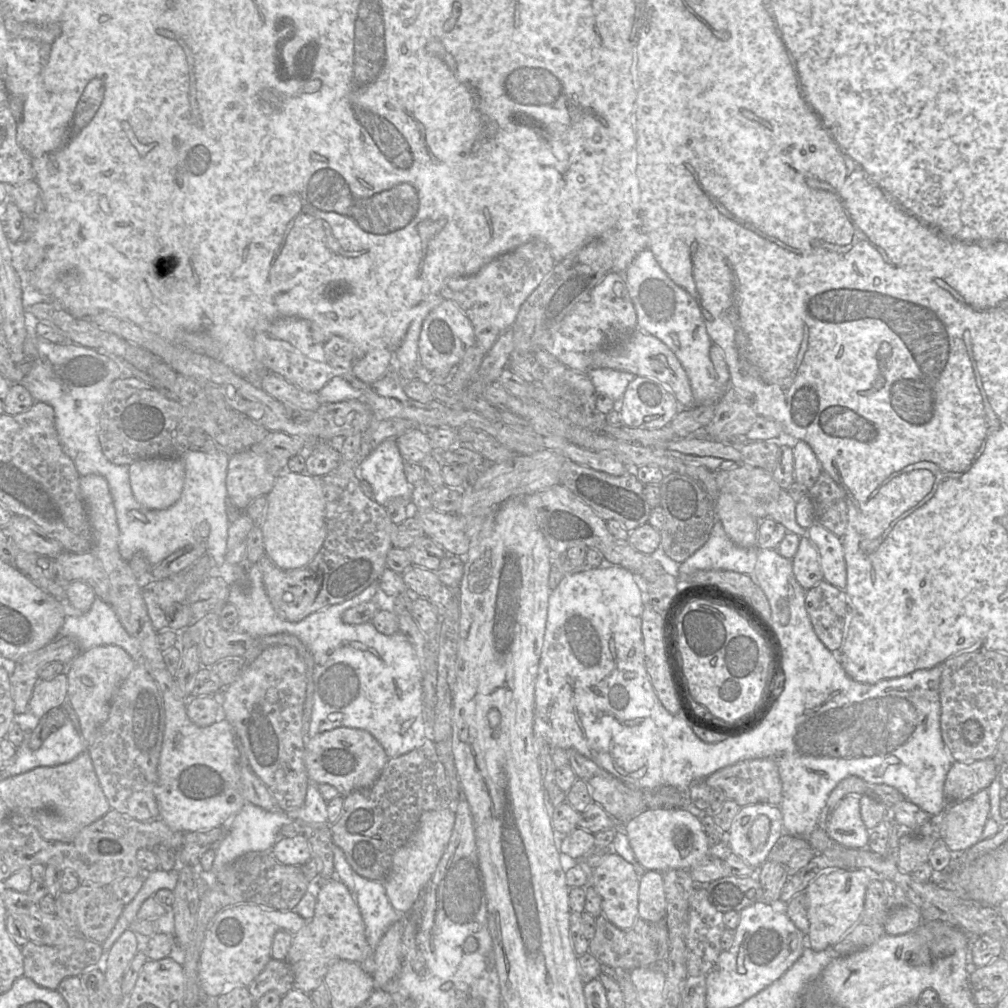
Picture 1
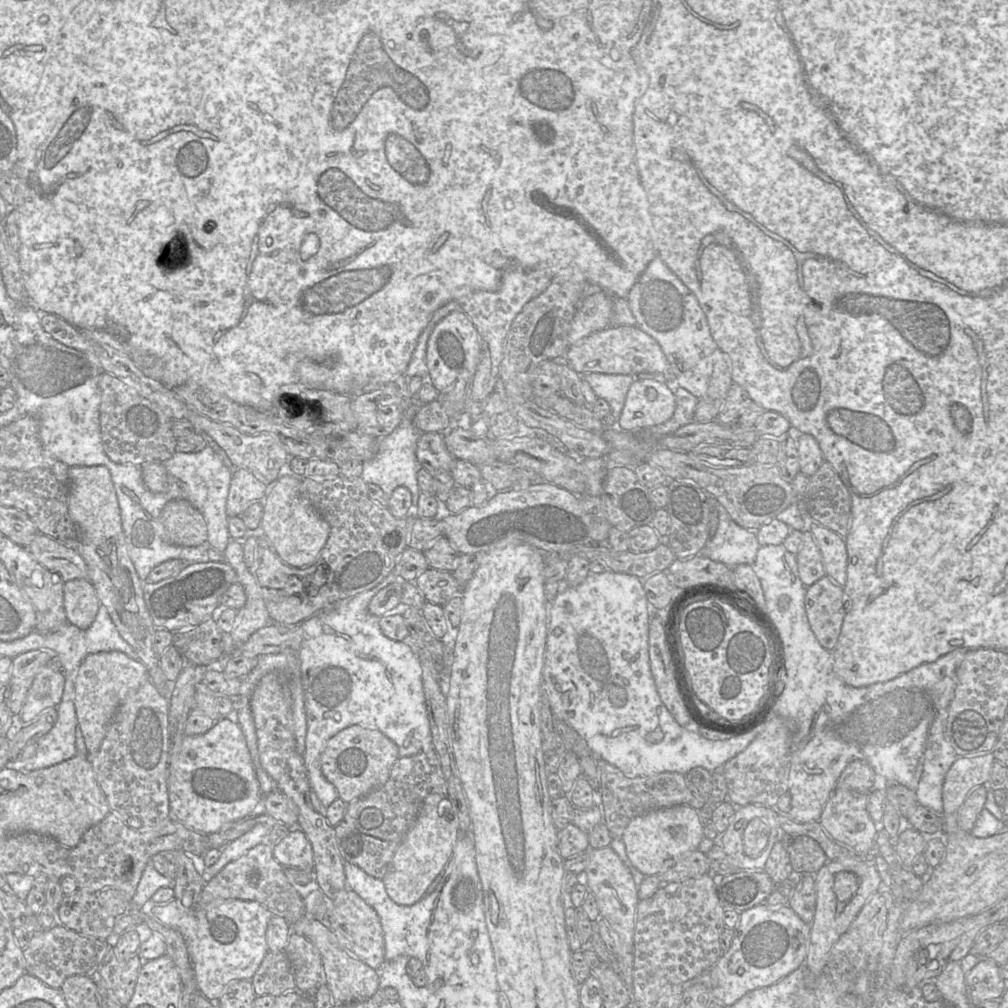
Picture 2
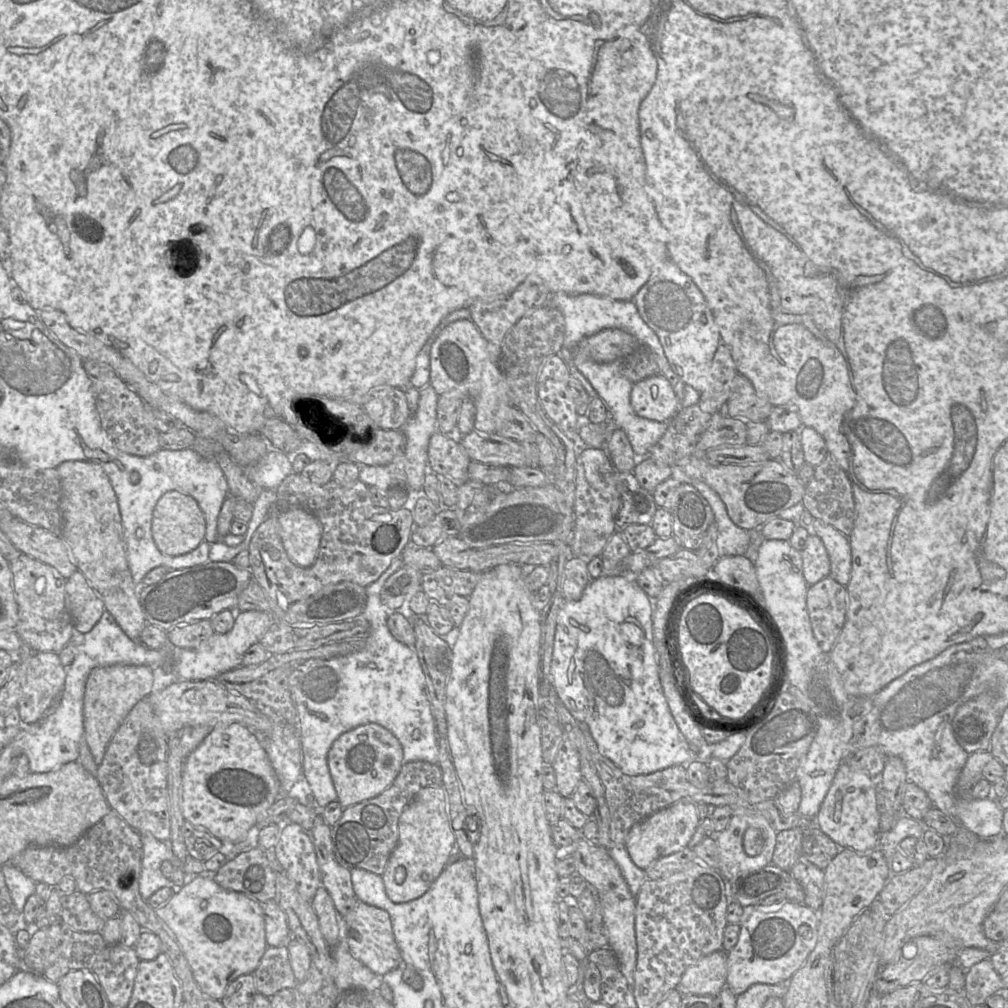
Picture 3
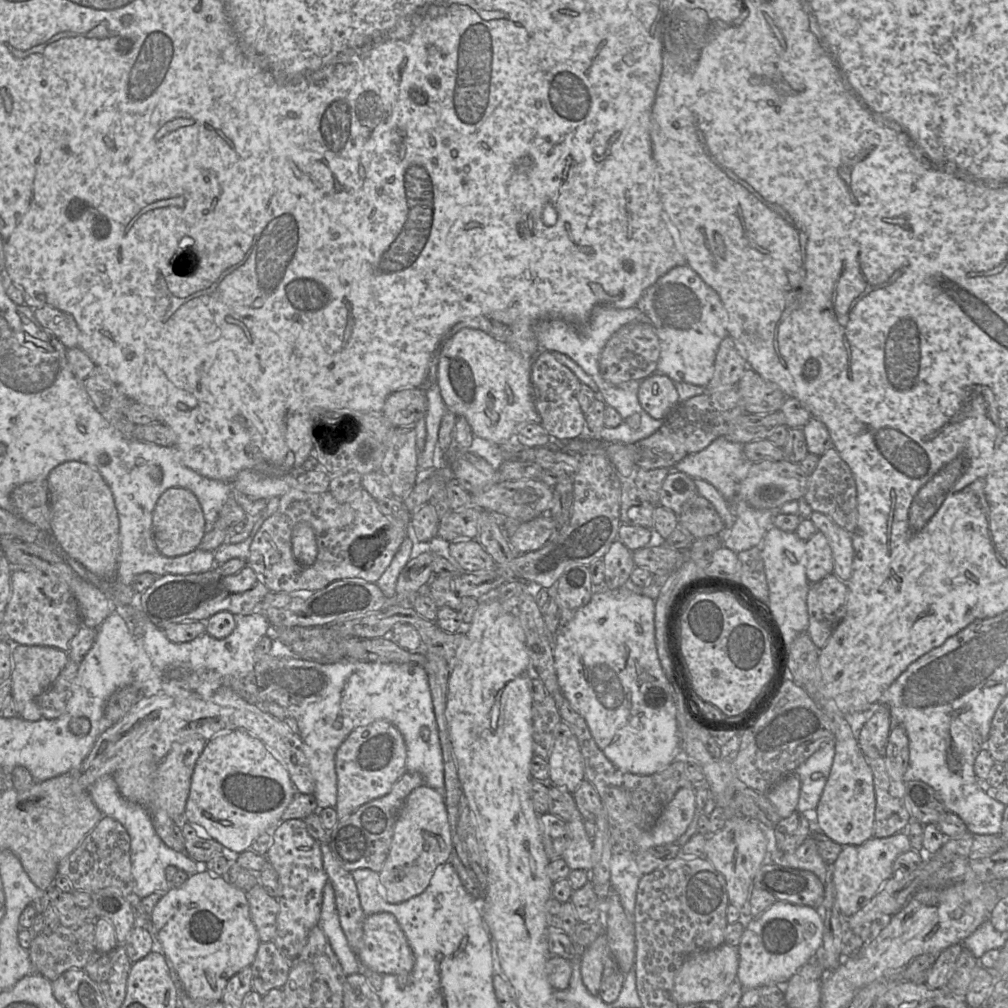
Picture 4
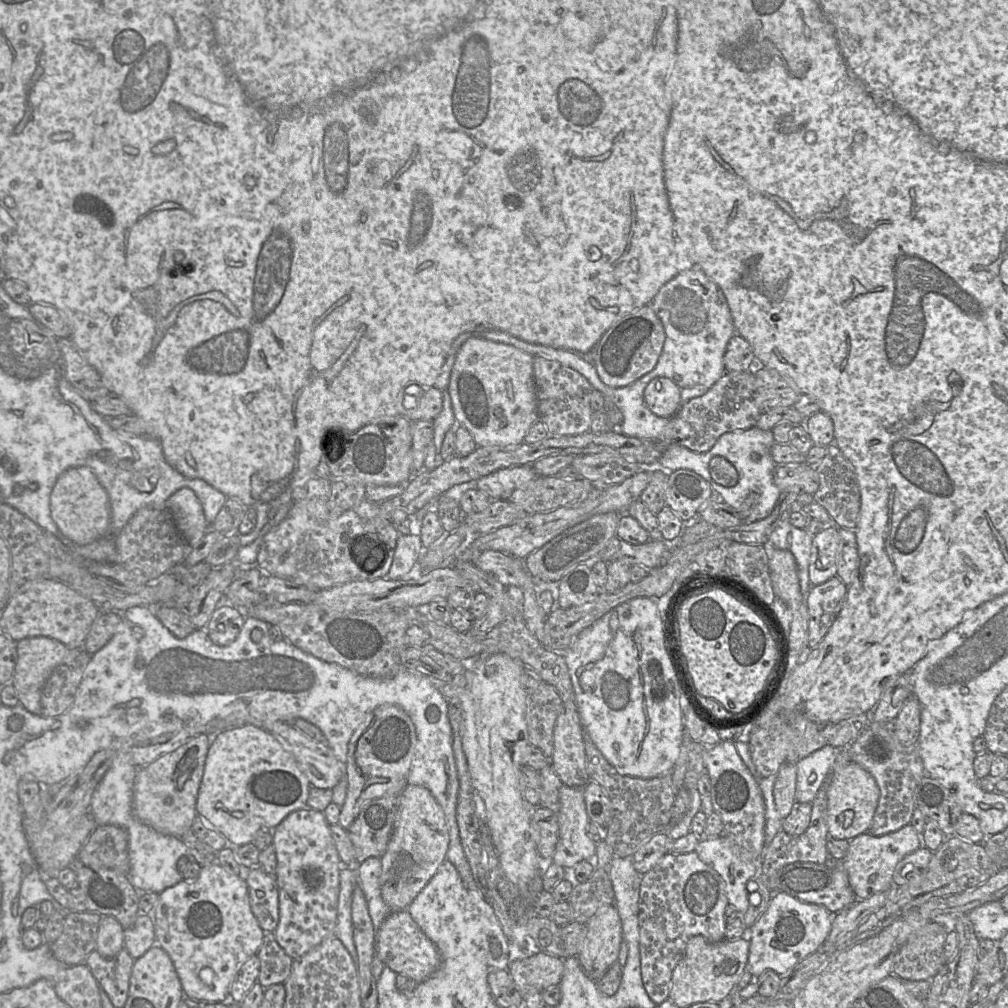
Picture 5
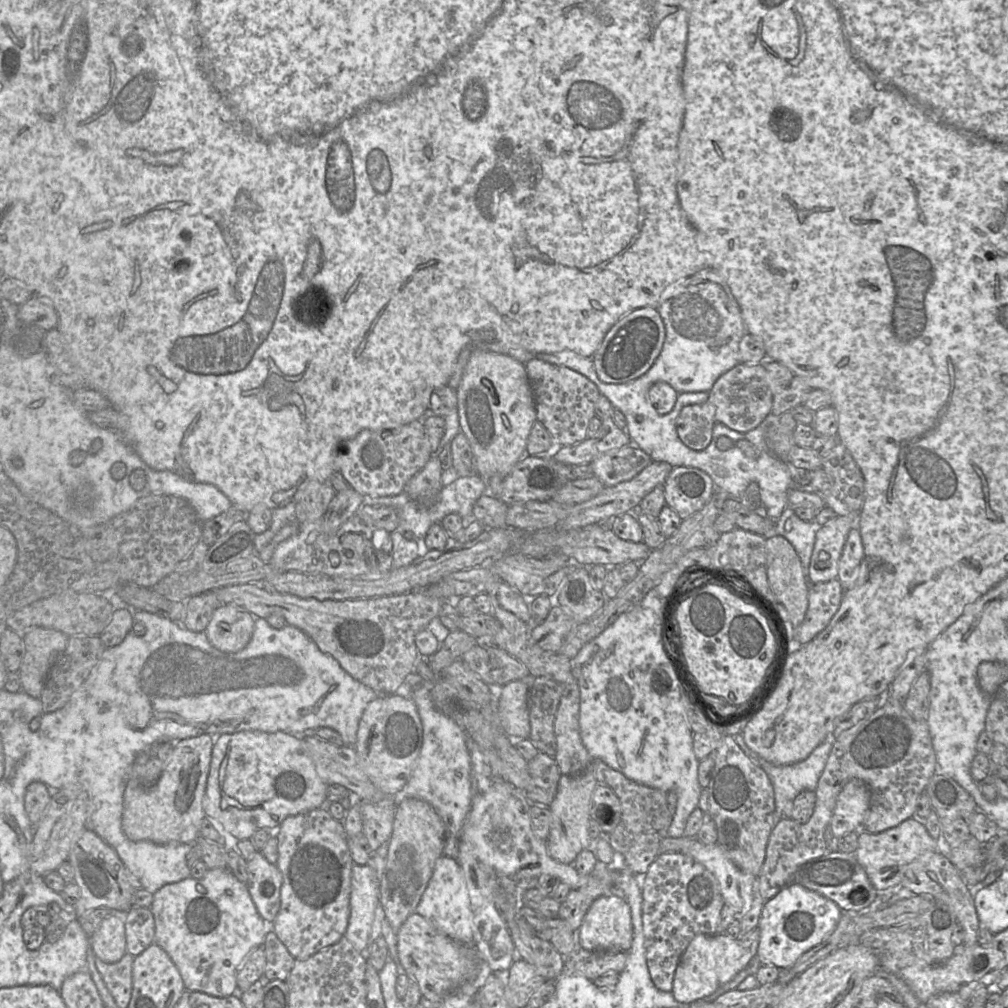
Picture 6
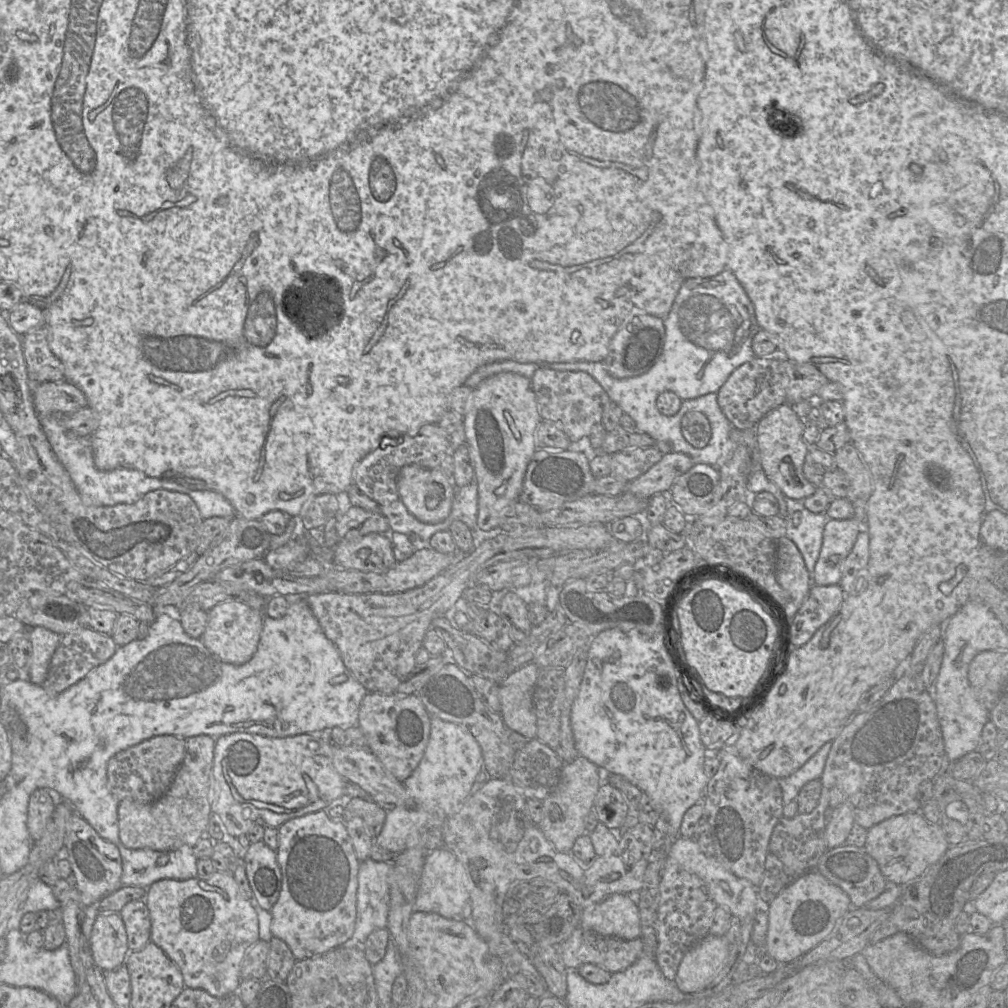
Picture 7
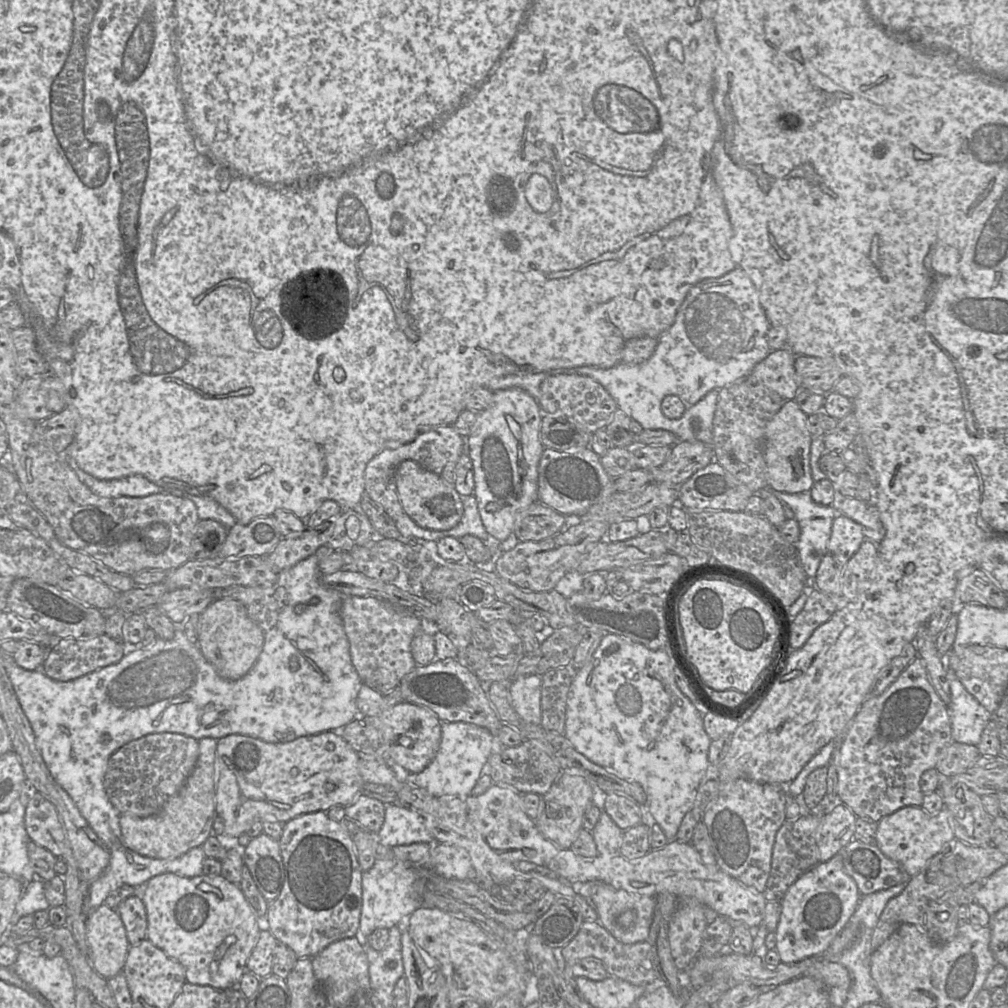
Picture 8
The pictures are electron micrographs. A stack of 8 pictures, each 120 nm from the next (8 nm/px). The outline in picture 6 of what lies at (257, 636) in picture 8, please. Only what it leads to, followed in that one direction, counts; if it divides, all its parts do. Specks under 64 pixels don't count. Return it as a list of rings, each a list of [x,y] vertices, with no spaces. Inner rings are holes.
[[[220,604],[214,611],[205,634],[216,649],[224,653],[236,653],[250,642],[255,617],[244,608],[232,604]]]

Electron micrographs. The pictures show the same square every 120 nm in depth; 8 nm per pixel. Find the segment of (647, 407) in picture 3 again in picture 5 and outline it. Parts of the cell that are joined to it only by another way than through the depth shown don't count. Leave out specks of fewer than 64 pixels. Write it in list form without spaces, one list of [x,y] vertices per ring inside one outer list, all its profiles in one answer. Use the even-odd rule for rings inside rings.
[[[657,377],[652,379],[644,390],[644,402],[658,417],[671,418],[681,407],[679,388],[671,379]]]

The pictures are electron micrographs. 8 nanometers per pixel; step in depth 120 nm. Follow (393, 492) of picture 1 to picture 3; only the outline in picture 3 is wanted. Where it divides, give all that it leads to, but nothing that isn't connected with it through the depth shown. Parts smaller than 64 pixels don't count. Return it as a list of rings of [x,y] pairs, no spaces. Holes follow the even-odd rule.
[[[428,385],[420,389],[418,407],[416,412],[410,416],[402,428],[406,436],[406,445],[402,454],[396,456],[393,461],[382,466],[360,466],[359,479],[366,486],[374,486],[384,496],[395,486],[412,488],[416,492],[422,491],[425,475],[429,471],[428,446],[431,436],[437,432],[437,402],[439,395],[435,389]]]

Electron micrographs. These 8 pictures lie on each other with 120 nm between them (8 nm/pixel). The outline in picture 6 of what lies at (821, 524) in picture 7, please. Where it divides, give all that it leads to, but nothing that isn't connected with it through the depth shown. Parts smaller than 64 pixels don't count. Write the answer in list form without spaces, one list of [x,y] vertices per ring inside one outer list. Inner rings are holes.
[[[791,515],[790,521],[787,521],[784,525],[784,537],[797,552],[801,560],[803,573],[808,582],[811,581],[809,577],[809,565],[815,544],[815,537],[821,525],[815,521],[805,522],[796,515]]]

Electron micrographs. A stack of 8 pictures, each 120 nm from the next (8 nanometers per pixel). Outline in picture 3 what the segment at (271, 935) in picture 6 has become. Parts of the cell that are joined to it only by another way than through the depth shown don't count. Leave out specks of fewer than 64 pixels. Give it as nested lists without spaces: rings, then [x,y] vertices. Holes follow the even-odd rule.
[[[287,945],[267,947],[253,976],[257,993],[267,998],[283,989],[294,990],[298,982],[291,967]]]

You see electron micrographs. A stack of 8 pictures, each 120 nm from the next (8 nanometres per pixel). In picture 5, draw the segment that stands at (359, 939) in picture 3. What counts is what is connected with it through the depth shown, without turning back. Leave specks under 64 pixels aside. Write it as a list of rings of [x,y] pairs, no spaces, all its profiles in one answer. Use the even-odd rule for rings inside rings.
[[[407,910],[392,912],[375,932],[375,954],[386,967],[420,983],[440,965],[440,954]]]

